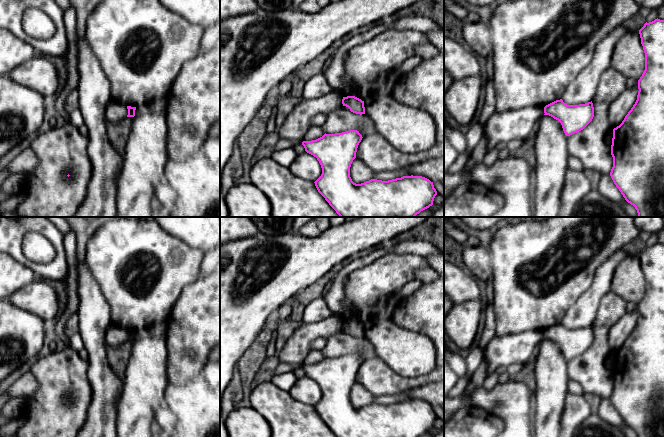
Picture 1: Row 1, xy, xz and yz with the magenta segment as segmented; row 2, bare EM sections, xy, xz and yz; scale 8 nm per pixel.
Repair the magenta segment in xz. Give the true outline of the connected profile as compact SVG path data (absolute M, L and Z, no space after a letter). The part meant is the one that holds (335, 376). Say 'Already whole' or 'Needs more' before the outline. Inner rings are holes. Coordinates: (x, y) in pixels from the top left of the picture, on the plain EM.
Already whole. M349 354L302 366L322 392L315 410L336 437L420 437L433 429L437 415L422 400L354 407L350 391L362 362L359 355Z

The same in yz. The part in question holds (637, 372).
Already whole. M655 243L652 246L645 247L639 254L641 268L645 277L645 294L638 304L637 324L622 347L613 353L613 362L611 369L611 379L613 381L613 391L610 400L619 413L625 424L633 429L637 437L664 437L664 244Z

